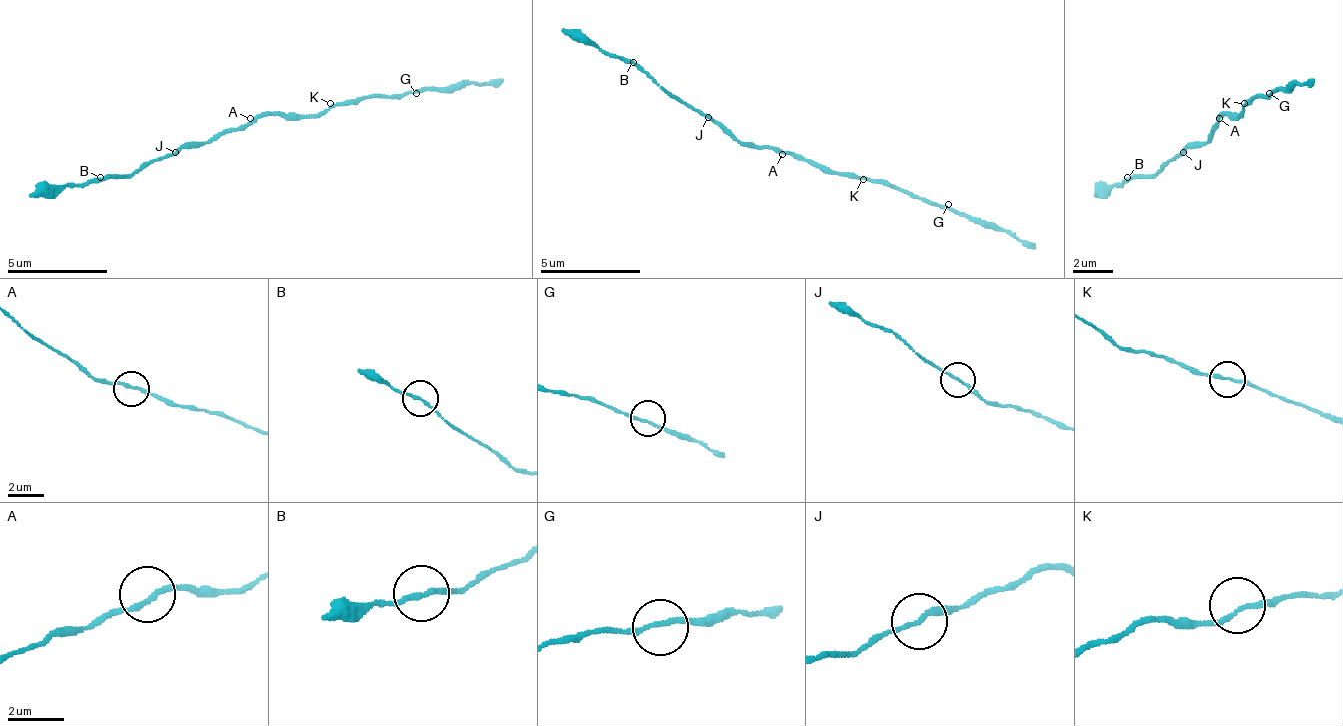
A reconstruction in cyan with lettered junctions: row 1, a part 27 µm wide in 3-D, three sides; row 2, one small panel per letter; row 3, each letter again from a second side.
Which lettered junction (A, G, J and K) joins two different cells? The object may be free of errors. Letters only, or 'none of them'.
none of them

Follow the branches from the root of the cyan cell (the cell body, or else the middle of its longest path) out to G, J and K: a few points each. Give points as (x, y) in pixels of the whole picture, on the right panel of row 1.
G: (1219, 123), (1224, 113), (1239, 113), (1254, 98), (1264, 98), (1269, 93)
J: (1219, 123), (1204, 144), (1194, 144), (1184, 154)
K: (1219, 123), (1224, 113), (1239, 113), (1244, 103)

